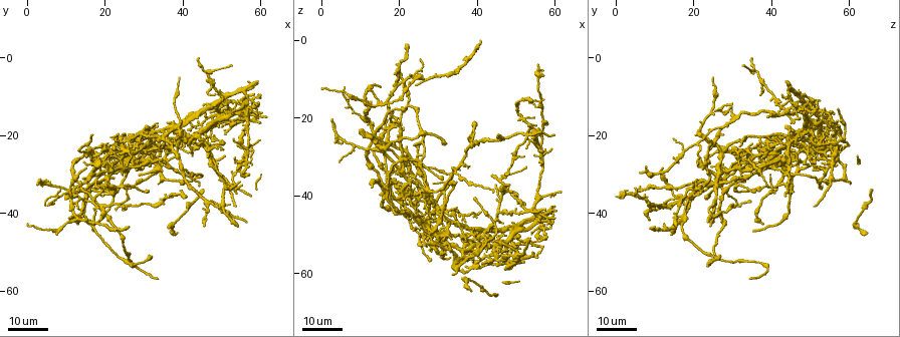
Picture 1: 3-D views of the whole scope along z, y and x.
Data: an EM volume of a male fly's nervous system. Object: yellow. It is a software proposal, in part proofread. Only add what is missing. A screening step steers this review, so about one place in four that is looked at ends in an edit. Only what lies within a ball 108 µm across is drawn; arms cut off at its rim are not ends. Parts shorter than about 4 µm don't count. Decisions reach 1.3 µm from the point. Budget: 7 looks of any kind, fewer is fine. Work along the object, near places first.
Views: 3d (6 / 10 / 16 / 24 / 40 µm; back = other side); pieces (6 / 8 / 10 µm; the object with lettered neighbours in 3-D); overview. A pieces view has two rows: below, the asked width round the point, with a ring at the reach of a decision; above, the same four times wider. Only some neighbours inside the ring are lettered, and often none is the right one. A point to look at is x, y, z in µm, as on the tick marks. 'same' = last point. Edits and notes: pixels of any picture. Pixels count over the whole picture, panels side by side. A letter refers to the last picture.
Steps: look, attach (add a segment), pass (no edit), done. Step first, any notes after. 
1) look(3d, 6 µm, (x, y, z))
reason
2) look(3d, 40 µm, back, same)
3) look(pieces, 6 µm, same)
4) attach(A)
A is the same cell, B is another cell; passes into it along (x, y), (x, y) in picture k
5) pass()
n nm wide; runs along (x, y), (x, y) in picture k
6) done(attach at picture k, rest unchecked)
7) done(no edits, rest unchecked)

look(3d, 24 µm, (17.5, 45.0, 35.0))

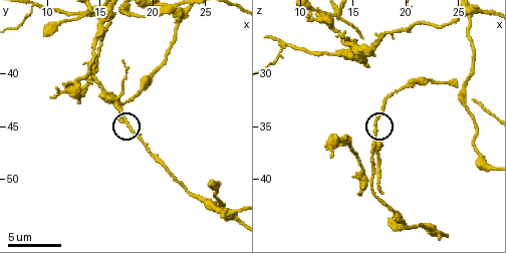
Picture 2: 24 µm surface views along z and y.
look(pieces, 8 µm, (17.0, 44.6, 35.6))
see the neighbours

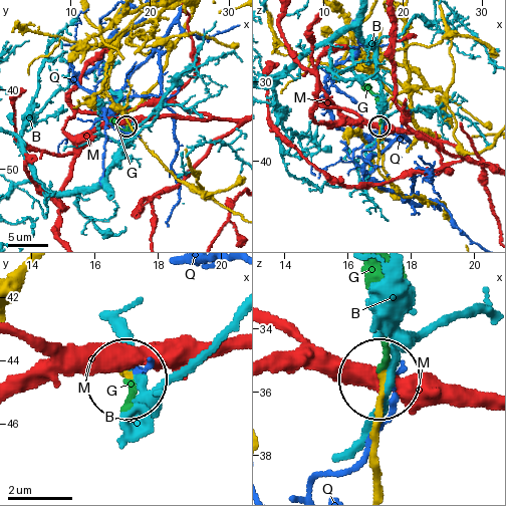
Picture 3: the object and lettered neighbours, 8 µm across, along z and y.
attach(G)
G is the same cell, B, M and Q are other cells; the cell continues

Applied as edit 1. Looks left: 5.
look(3d, 16 µm, (47.5, 37.0, 35.0))
long arm stops here

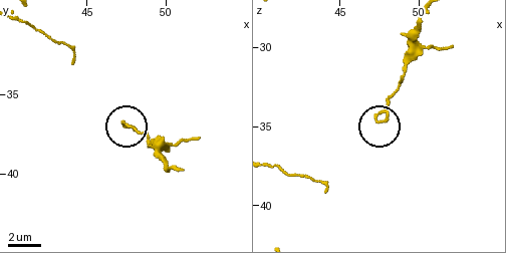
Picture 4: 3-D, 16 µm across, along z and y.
look(pieces, 8 µm, same)

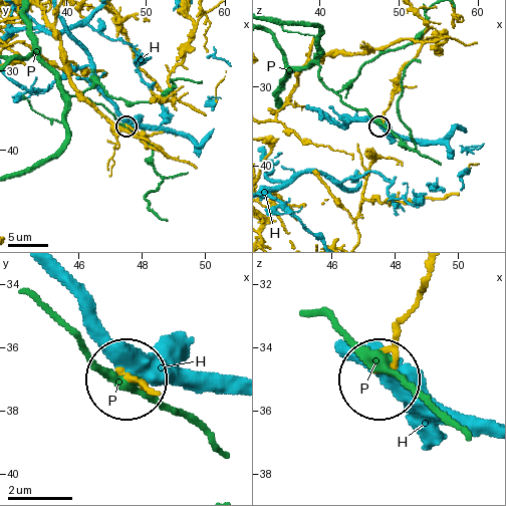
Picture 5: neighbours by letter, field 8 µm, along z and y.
pass()
210 nm wide; H and P are other cells; runs along (429, 276), (386, 370) in picture 5; none of them fits

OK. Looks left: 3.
look(3d, 16 µm, (31.5, 50.5, 26.5))
end of a long branch

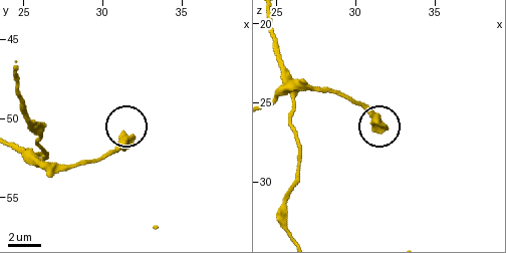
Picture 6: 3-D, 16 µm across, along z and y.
look(3d, 6 µm, (31.8, 51.2, 26.5))
closer look

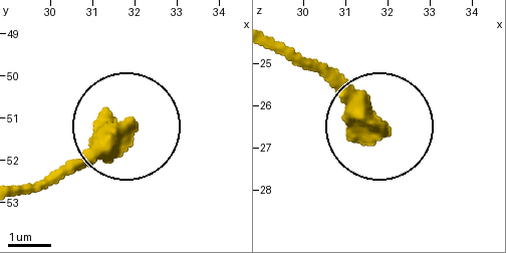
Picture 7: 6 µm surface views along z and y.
look(pieces, 6 µm, (31.80, 51.15, 26.55))

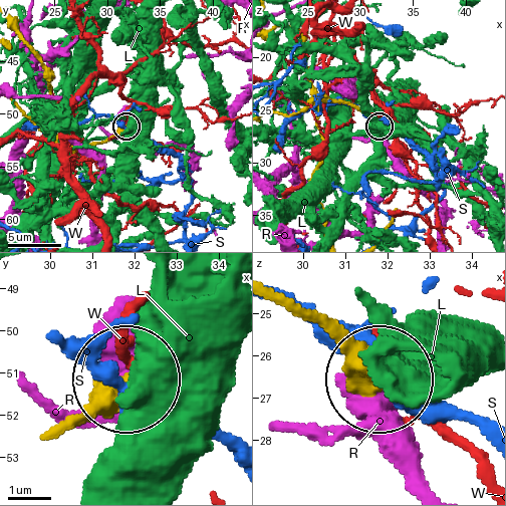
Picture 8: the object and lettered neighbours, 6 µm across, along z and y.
pass()
470 nm wide; L, R, S and W are other cells; none of them fits

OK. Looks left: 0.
done(attach at picture 3, rest unchecked)

